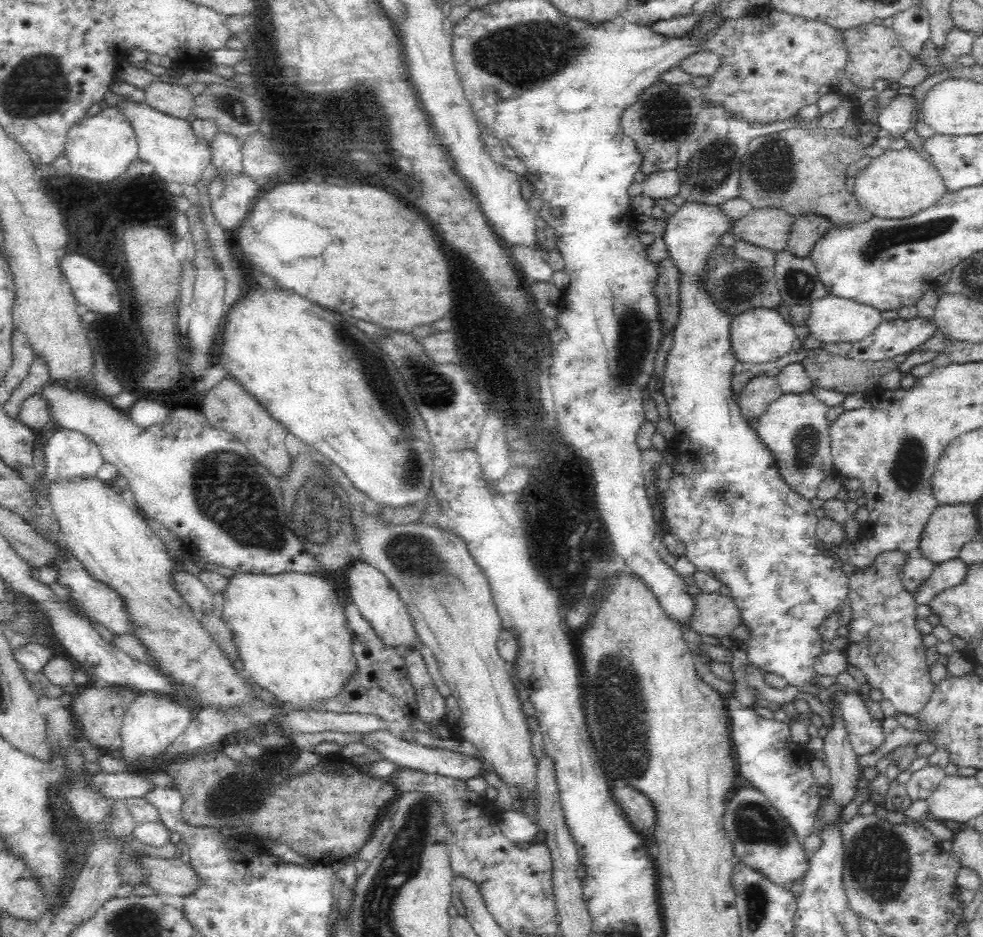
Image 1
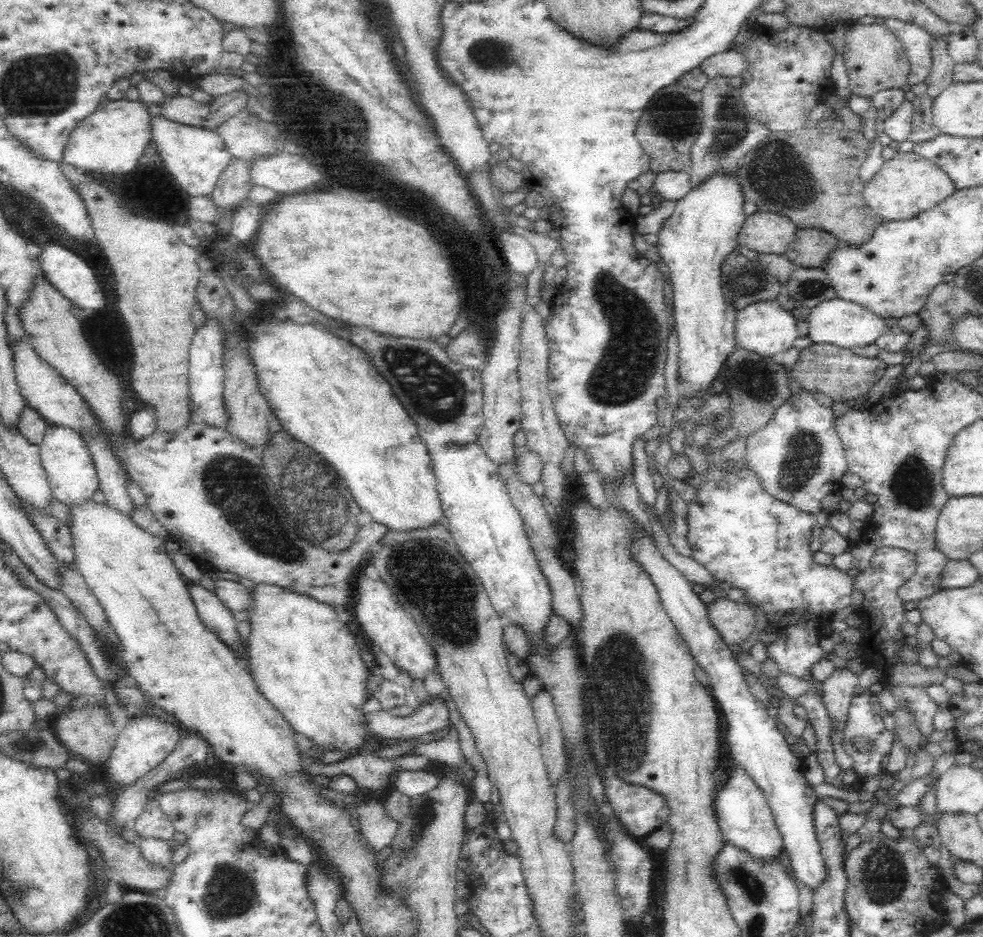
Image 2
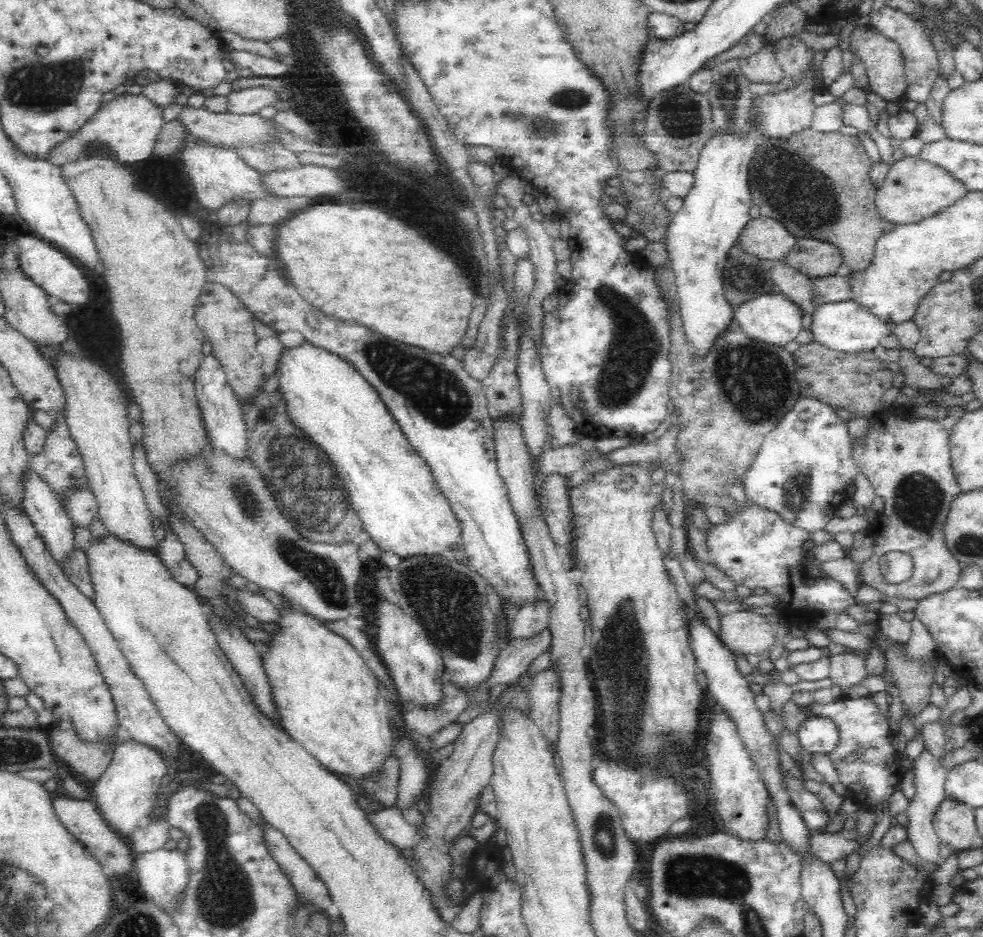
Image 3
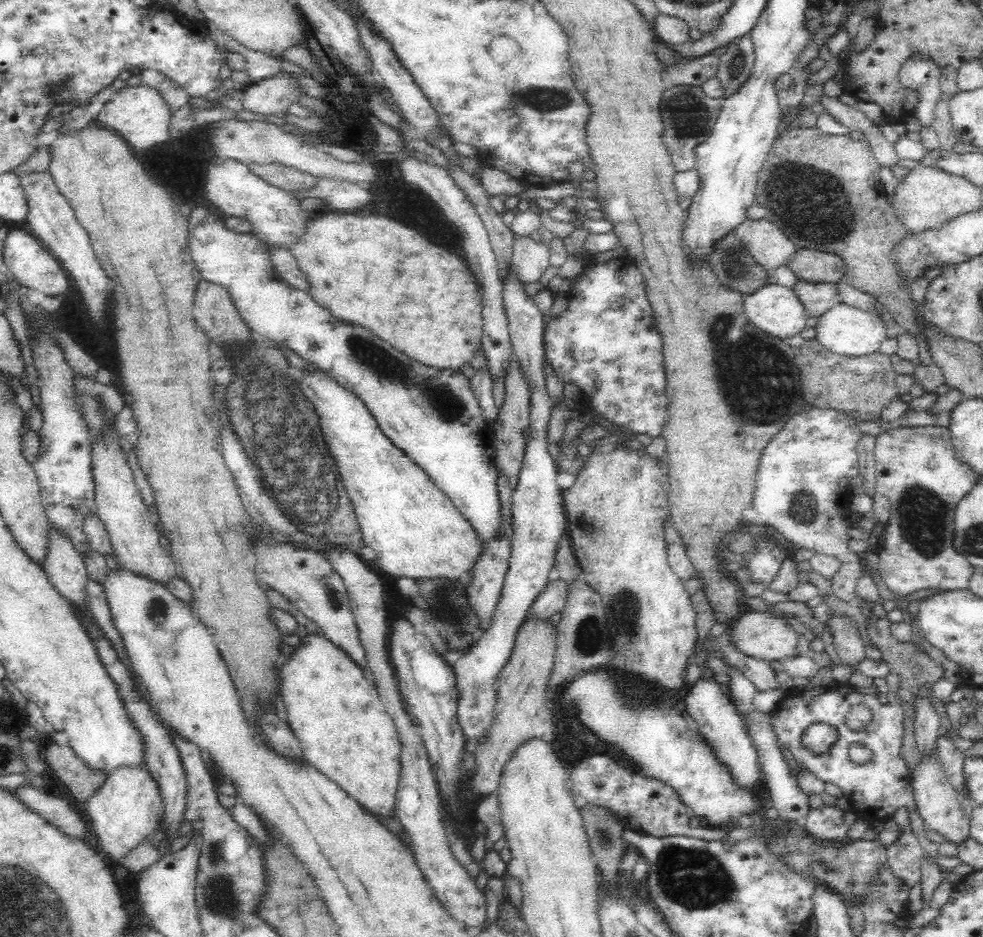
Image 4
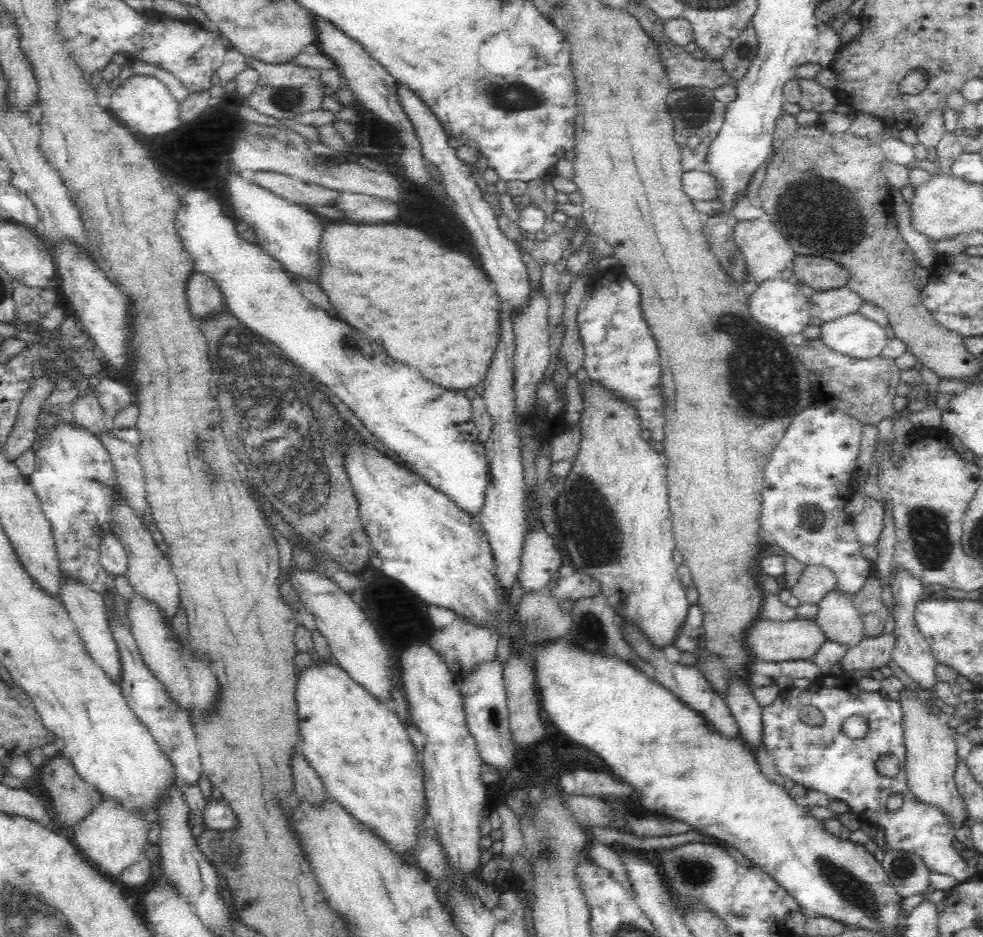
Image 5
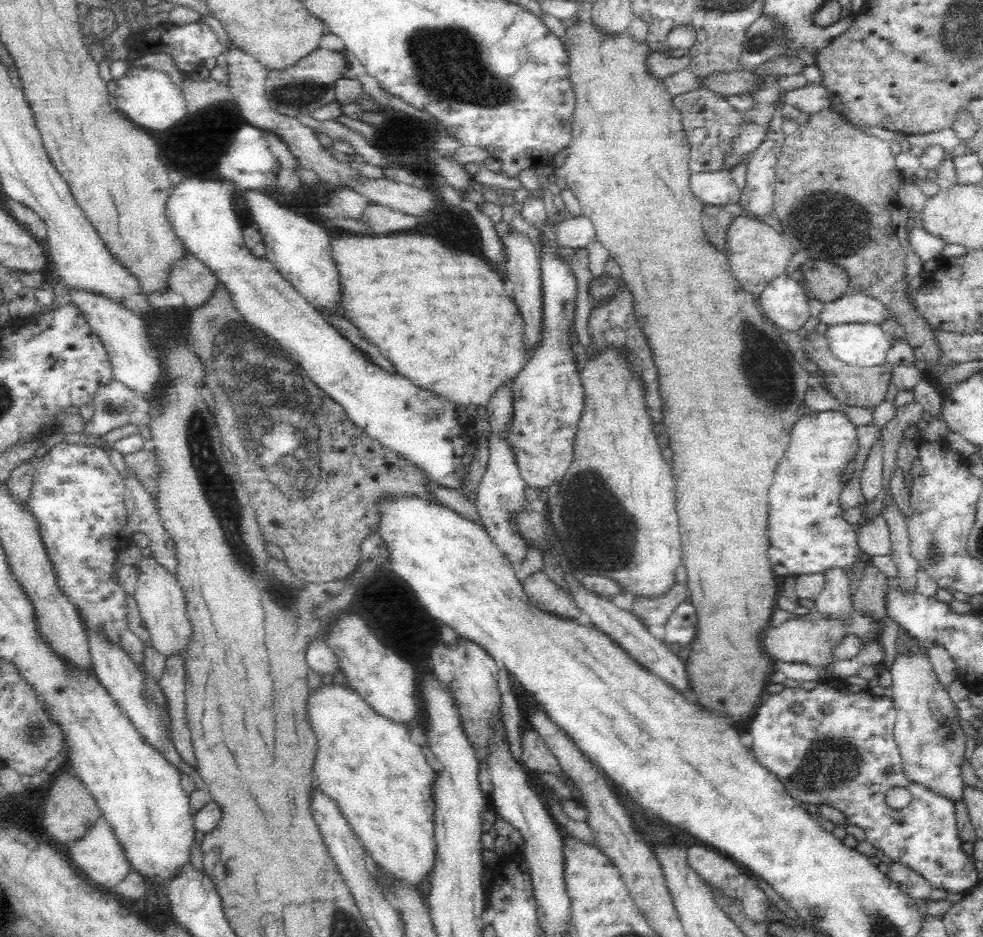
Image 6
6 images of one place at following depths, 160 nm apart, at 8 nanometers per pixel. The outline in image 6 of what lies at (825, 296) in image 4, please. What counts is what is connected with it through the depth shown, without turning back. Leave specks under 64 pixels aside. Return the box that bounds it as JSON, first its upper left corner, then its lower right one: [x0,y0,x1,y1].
[819,294,890,326]

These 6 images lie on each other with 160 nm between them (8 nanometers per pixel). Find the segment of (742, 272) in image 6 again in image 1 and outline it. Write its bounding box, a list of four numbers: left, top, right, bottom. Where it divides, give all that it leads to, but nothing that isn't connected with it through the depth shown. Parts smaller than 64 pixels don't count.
[730,207,794,251]

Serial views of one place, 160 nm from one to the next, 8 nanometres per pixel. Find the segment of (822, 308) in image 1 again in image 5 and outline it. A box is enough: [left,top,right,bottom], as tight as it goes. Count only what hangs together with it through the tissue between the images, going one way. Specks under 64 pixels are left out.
[819,311,888,358]

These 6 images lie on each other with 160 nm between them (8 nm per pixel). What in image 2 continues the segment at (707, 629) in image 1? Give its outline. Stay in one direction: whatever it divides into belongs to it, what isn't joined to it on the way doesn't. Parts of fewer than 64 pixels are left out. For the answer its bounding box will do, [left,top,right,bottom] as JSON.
[706,596,756,645]

